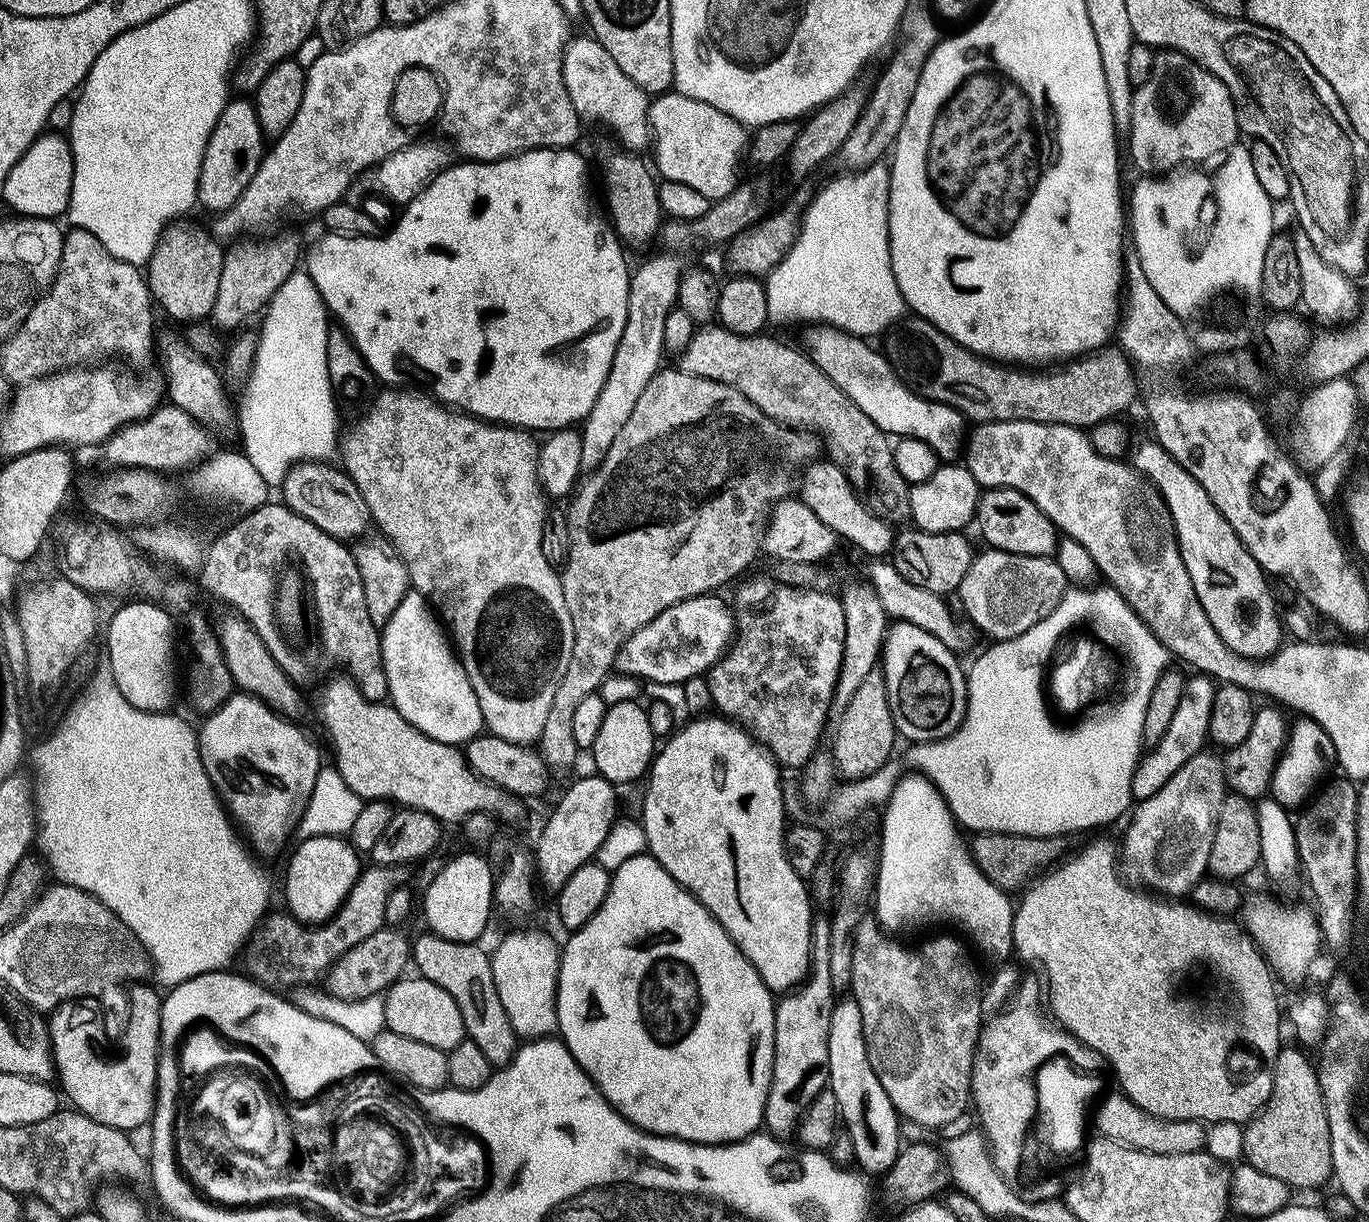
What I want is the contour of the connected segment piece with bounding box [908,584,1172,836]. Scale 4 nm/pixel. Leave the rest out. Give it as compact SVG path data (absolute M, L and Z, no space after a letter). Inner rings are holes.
M1101 584L1102 586L1094 589L1090 589L1090 586L1070 586L1067 591L1064 592L1063 597L1059 600L1059 605L1055 608L1052 613L1047 616L1042 622L1038 622L1034 626L1030 626L1030 630L1026 630L1026 634L1018 634L1018 638L1010 638L1009 640L997 640L995 642L989 643L987 646L988 649L985 650L984 653L981 654L980 657L977 658L976 661L973 662L972 665L967 665L966 668L966 679L968 681L968 705L966 706L966 714L964 715L964 721L958 726L958 730L954 734L950 734L946 738L942 738L941 740L930 740L927 742L916 742L911 745L912 748L908 752L908 760L913 764L915 771L917 773L923 774L928 777L928 781L933 784L937 788L937 790L942 794L942 798L946 802L946 806L952 811L952 819L956 821L957 825L961 829L967 830L969 828L969 833L979 834L981 832L1005 832L1006 834L1014 834L1015 836L1064 836L1065 834L1069 834L1068 832L1084 832L1087 828L1096 828L1099 824L1112 824L1115 822L1119 816L1127 817L1129 815L1130 809L1133 807L1134 801L1132 798L1132 774L1136 769L1136 761L1140 759L1142 755L1142 722L1146 722L1146 706L1150 702L1150 694L1154 690L1154 682L1161 677L1162 673L1165 671L1167 667L1169 667L1171 661L1171 653L1167 648L1164 647L1164 644L1157 638L1157 636L1150 631L1148 625L1145 624L1143 618L1137 614L1136 611L1126 602L1124 598L1122 598L1119 591L1109 584ZM1088 623L1090 624L1093 632L1093 637L1101 644L1104 643L1116 650L1118 650L1123 662L1124 666L1122 668L1122 680L1120 682L1120 704L1116 700L1102 700L1102 698L1097 699L1095 703L1091 706L1085 707L1083 711L1079 713L1071 722L1072 725L1068 724L1055 724L1052 721L1052 716L1048 713L1050 711L1050 700L1046 695L1046 669L1049 667L1050 661L1048 662L1048 651L1051 650L1052 644L1056 644L1058 642L1064 642L1069 639L1069 636L1064 633L1064 628L1073 628L1077 629L1080 624Z

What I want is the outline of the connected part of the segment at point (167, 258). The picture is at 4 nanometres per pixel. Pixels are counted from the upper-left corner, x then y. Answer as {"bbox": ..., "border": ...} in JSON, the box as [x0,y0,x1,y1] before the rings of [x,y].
{"bbox":[146,218,225,321],"border":[[[180,218],[175,222],[168,225],[165,228],[163,234],[158,238],[158,246],[154,246],[154,254],[148,260],[146,265],[146,279],[148,282],[148,290],[152,293],[152,299],[155,307],[160,308],[169,316],[172,320],[204,320],[207,321],[211,317],[212,311],[214,310],[214,298],[218,298],[218,281],[222,279],[222,266],[224,265],[224,253],[225,247],[221,244],[221,241],[217,237],[213,236],[211,231],[204,230],[199,232],[192,224],[187,224],[187,219]]]}

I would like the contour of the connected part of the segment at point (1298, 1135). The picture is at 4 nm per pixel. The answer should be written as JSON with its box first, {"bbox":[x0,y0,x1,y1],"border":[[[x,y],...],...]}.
{"bbox":[1243,1047,1333,1190],"border":[[[1281,1047],[1270,1098],[1264,1103],[1264,1109],[1244,1125],[1243,1159],[1254,1170],[1262,1170],[1262,1174],[1282,1178],[1293,1190],[1320,1188],[1333,1179],[1330,1122],[1326,1118],[1317,1065],[1308,1061],[1303,1047],[1295,1047]]]}

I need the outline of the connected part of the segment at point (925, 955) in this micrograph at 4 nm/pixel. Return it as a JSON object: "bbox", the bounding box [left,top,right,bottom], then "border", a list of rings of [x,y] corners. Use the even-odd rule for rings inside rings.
{"bbox":[850,918,982,1130],"border":[[[864,918],[857,926],[856,935],[853,938],[853,980],[850,996],[851,999],[856,1000],[862,1014],[866,1053],[869,1054],[870,1064],[899,1115],[905,1120],[918,1122],[920,1126],[933,1130],[939,1130],[939,1128],[946,1127],[947,1124],[954,1123],[964,1111],[969,1111],[972,1090],[972,1059],[976,1056],[976,1045],[982,1027],[982,1013],[980,1011],[982,978],[980,980],[980,972],[976,969],[975,962],[968,957],[968,952],[964,949],[963,942],[965,943],[965,941],[959,935],[956,936],[936,936],[933,940],[926,941],[921,948],[903,948],[896,941],[899,939],[893,938],[879,927],[875,919]]]}

